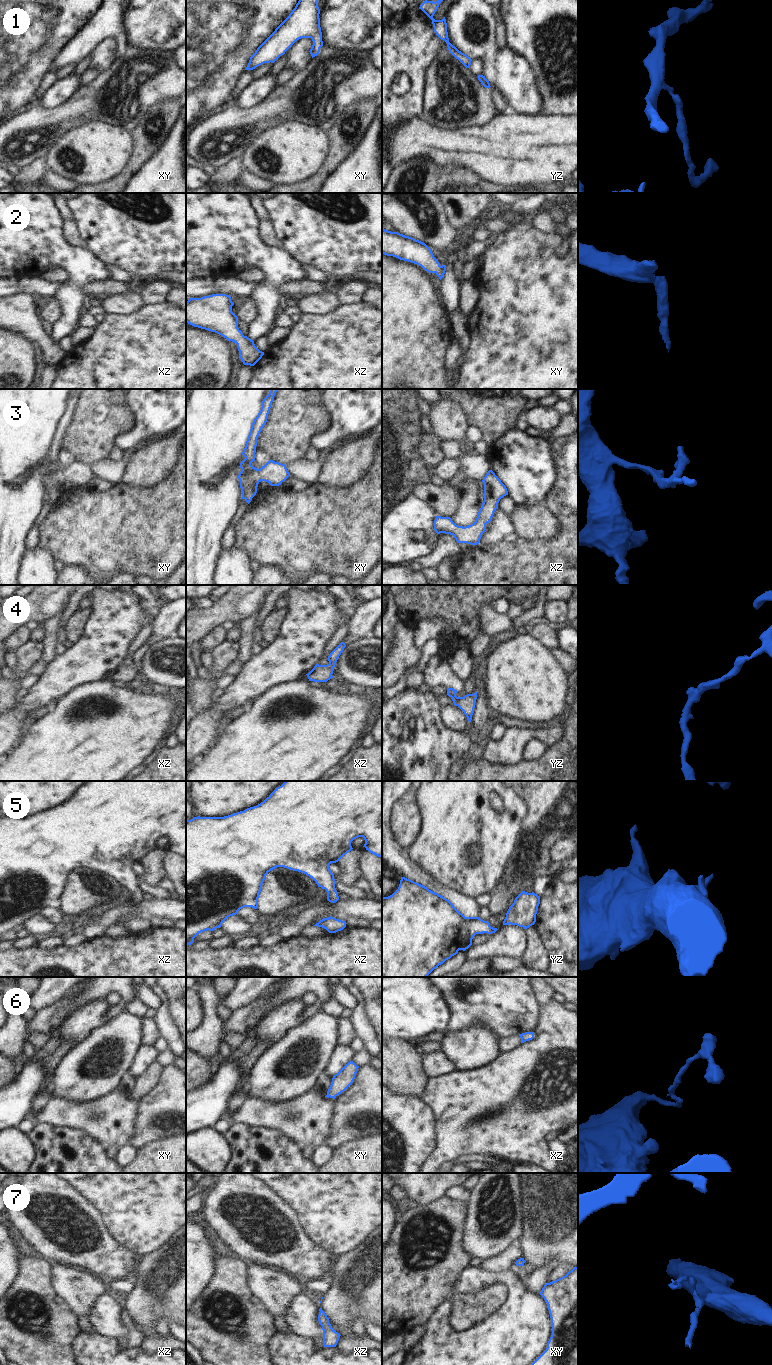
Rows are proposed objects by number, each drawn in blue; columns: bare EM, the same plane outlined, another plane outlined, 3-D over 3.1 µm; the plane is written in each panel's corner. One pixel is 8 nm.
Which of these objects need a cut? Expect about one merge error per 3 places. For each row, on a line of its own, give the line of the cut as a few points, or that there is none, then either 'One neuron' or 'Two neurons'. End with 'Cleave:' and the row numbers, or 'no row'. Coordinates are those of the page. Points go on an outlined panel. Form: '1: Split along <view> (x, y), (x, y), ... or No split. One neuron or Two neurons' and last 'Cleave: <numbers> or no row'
1: No split. One neuron
2: No split. One neuron
3: No split. One neuron
4: No split. One neuron
5: No split. One neuron
6: No split. One neuron
7: No split. One neuron
Cleave: no row.

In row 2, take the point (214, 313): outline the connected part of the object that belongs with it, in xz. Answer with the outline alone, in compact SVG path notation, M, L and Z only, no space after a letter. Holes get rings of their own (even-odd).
M226 294L190 298L186 302L186 323L215 332L236 343L243 364L254 366L264 352L238 328L238 317L232 312L233 305L231 297Z

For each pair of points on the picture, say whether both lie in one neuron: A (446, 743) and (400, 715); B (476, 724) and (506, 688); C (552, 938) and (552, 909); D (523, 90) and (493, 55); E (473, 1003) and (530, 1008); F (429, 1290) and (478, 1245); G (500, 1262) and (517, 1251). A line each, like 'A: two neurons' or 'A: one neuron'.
A: one neuron
B: two neurons
C: one neuron
D: one neuron
E: one neuron
F: two neurons
G: one neuron

